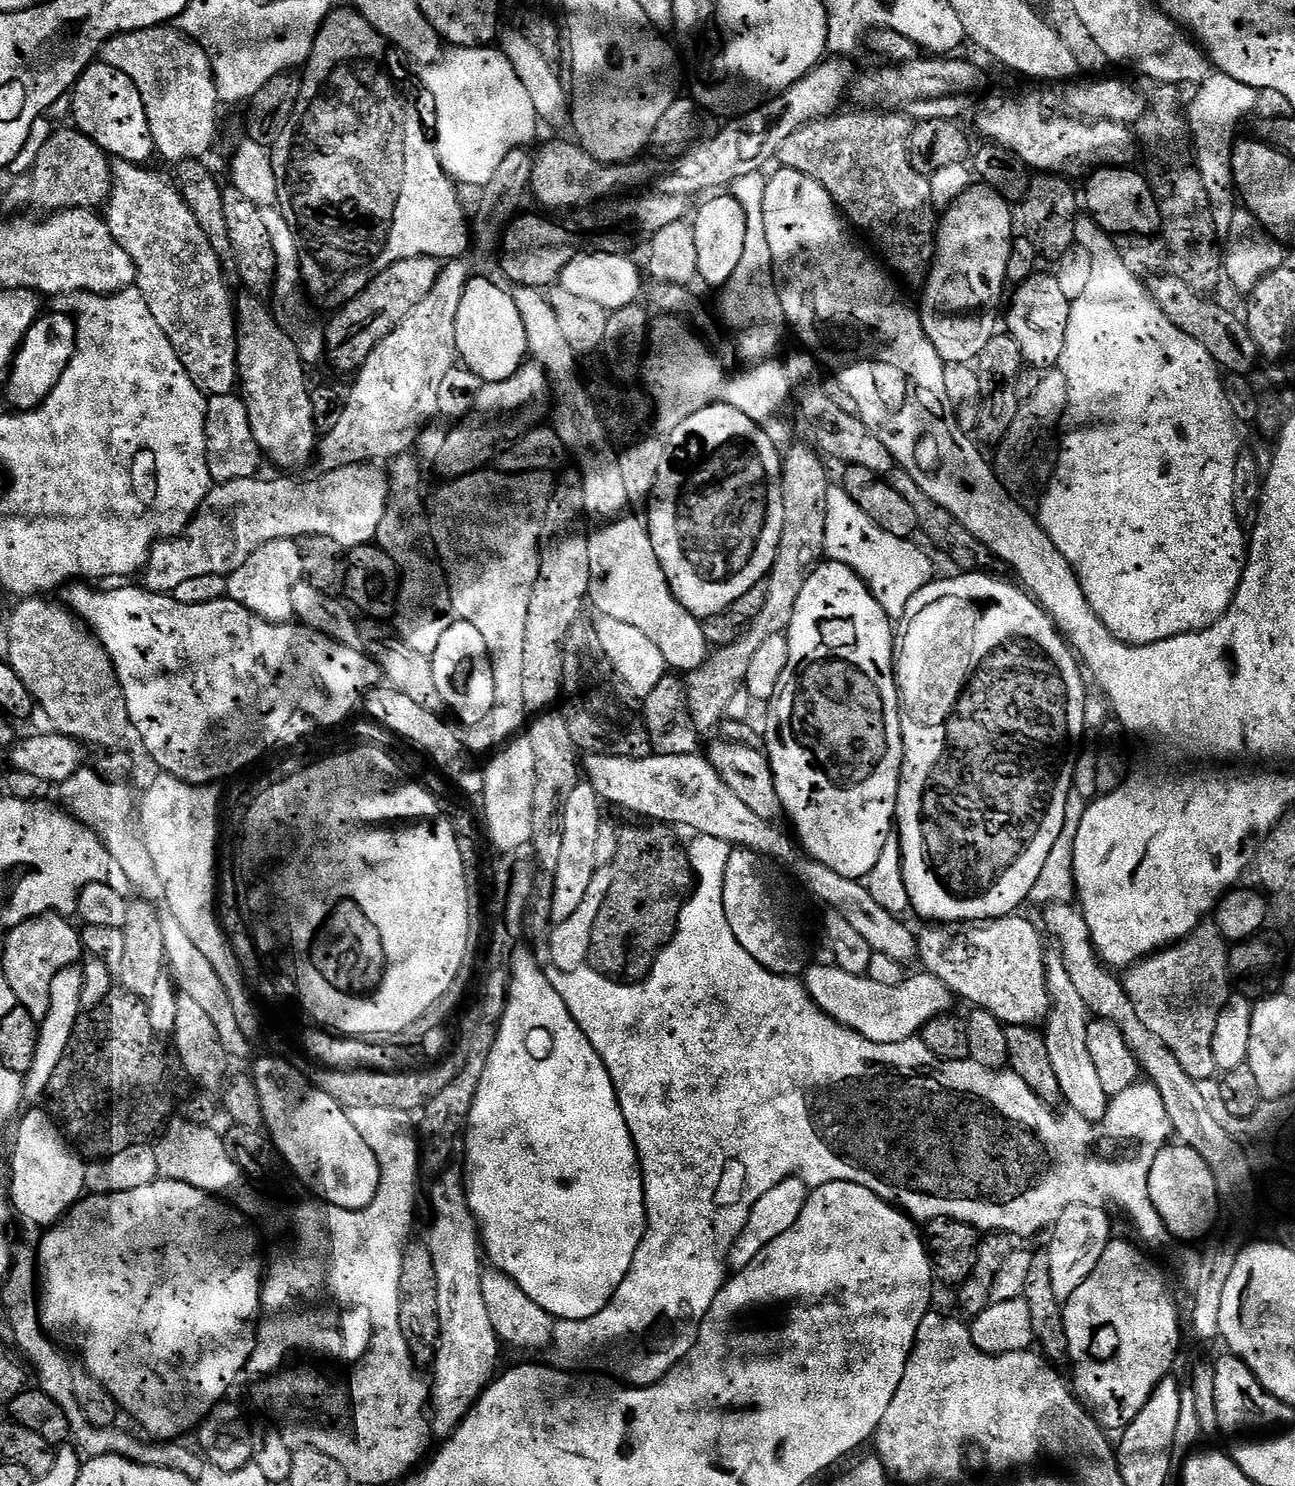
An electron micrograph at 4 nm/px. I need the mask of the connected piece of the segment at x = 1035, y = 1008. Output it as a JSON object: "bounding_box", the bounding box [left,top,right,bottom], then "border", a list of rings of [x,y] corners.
{"bounding_box":[918,914,1048,1026],"border":[[[1021,914],[999,916],[997,920],[985,920],[971,924],[946,924],[924,926],[918,932],[918,960],[923,971],[942,981],[953,994],[969,1000],[972,1006],[994,1014],[1000,1023],[1007,1026],[1025,1024],[1036,1026],[1048,1014],[1048,983],[1044,978],[1046,947],[1040,941],[1042,932]]]}

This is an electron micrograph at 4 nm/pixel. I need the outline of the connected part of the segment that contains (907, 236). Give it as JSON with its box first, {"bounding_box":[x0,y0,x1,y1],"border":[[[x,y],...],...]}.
{"bounding_box":[775,111,938,290],"border":[[[837,111],[820,120],[811,120],[809,124],[794,130],[790,138],[780,141],[775,159],[779,167],[798,170],[814,178],[814,182],[818,182],[818,186],[822,186],[826,194],[830,194],[830,198],[846,217],[847,223],[853,229],[861,228],[872,239],[873,246],[884,255],[883,263],[897,277],[900,275],[906,283],[913,284],[916,290],[923,289],[928,283],[930,249],[933,247],[938,227],[938,210],[930,198],[929,177],[918,174],[918,170],[910,166],[908,139],[912,133],[913,121],[903,116],[901,112],[844,111]]]}

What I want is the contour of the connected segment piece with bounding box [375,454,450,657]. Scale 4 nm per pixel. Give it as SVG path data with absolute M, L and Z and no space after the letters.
M405 454L397 456L387 465L386 475L390 481L388 485L388 507L384 510L384 517L376 531L375 543L383 548L384 553L396 564L402 587L398 592L398 608L404 611L400 620L399 639L406 642L418 654L431 657L438 646L442 634L446 634L449 621L444 615L450 612L448 602L448 583L443 575L438 574L435 563L420 556L420 548L416 545L416 527L421 527L426 516L426 500L420 497L420 464L415 455Z

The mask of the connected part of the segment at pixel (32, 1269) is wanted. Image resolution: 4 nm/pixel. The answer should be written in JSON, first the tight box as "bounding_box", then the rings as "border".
{"bounding_box":[3,1247,164,1468],"border":[[[17,1247],[12,1258],[12,1268],[6,1277],[8,1285],[4,1288],[3,1307],[8,1310],[8,1321],[14,1330],[15,1347],[20,1347],[20,1352],[25,1356],[23,1359],[36,1371],[40,1379],[39,1391],[46,1393],[58,1406],[62,1406],[62,1414],[66,1414],[66,1422],[71,1439],[76,1439],[76,1448],[81,1452],[81,1457],[93,1460],[103,1456],[114,1458],[126,1458],[138,1466],[154,1466],[161,1468],[164,1465],[164,1442],[153,1442],[151,1439],[139,1440],[132,1432],[123,1432],[120,1426],[111,1428],[95,1428],[86,1422],[86,1414],[78,1406],[74,1398],[74,1367],[63,1356],[65,1353],[57,1346],[56,1342],[50,1339],[47,1332],[40,1324],[40,1313],[38,1311],[38,1256],[35,1251],[28,1248]]]}

